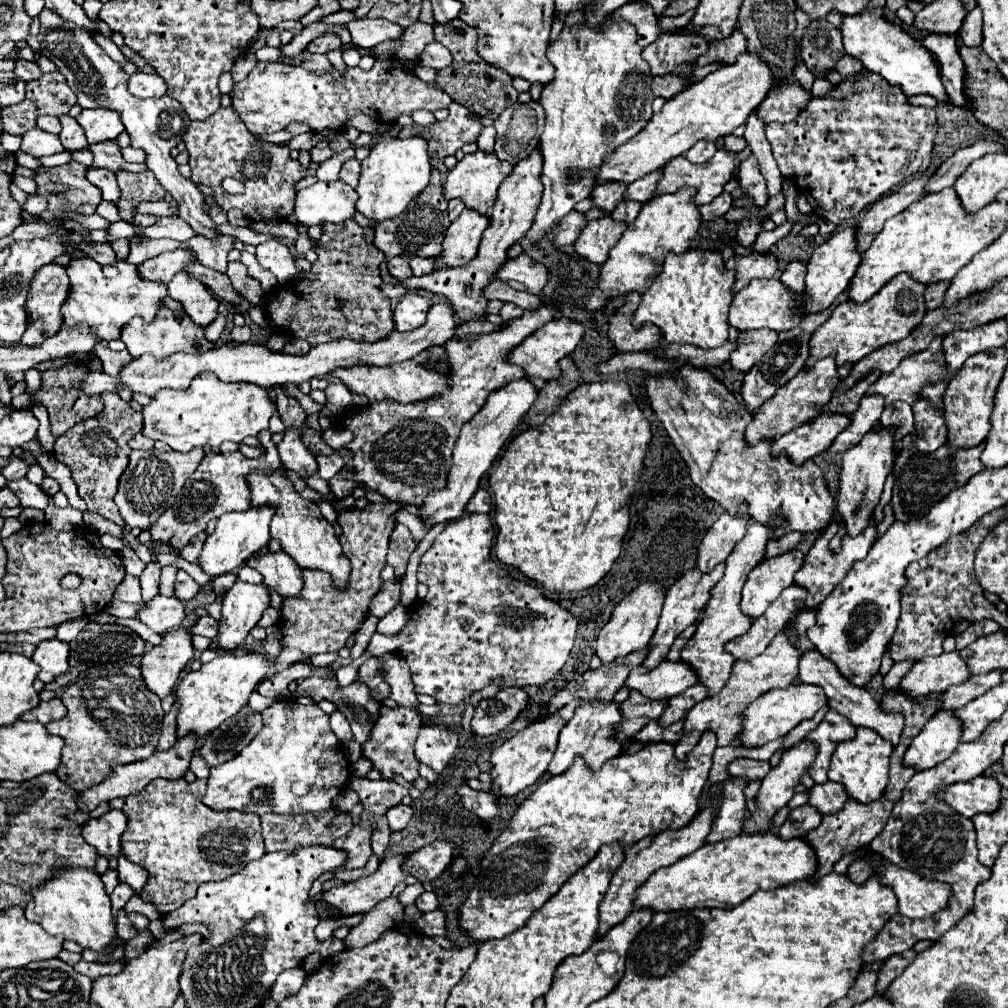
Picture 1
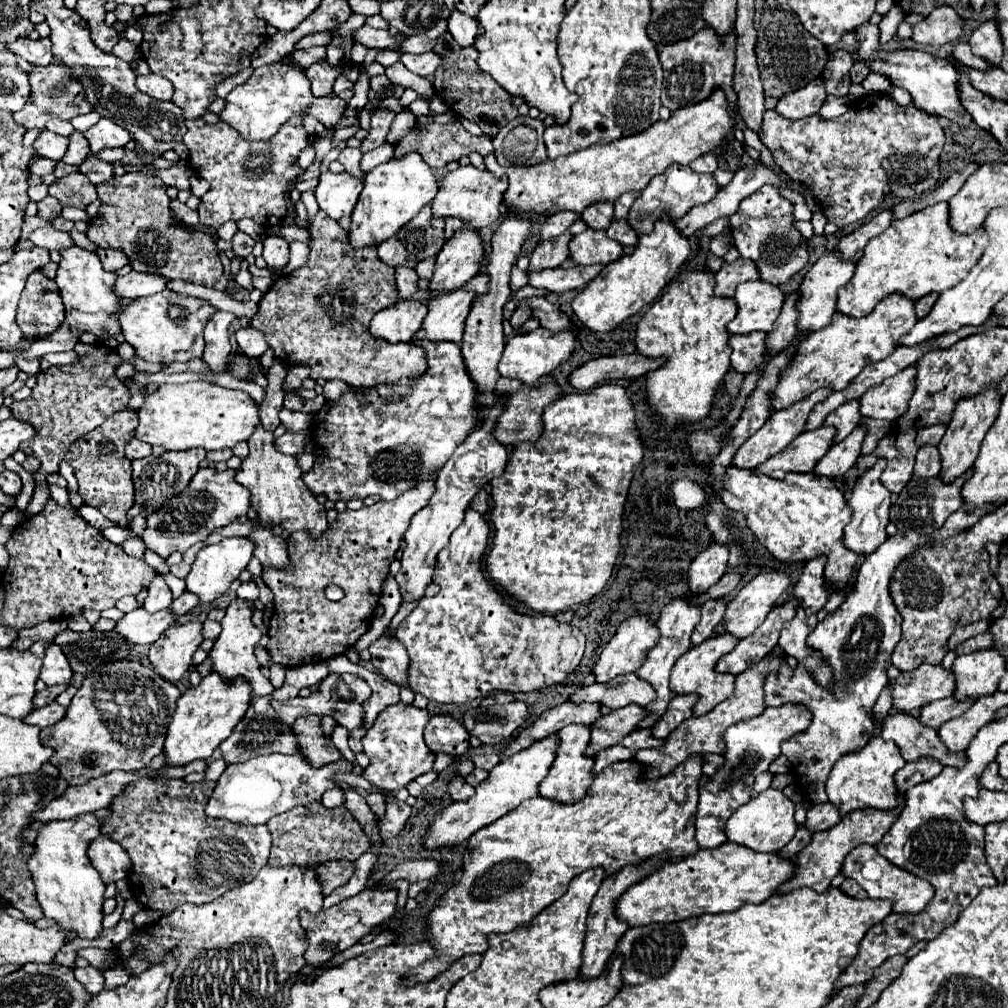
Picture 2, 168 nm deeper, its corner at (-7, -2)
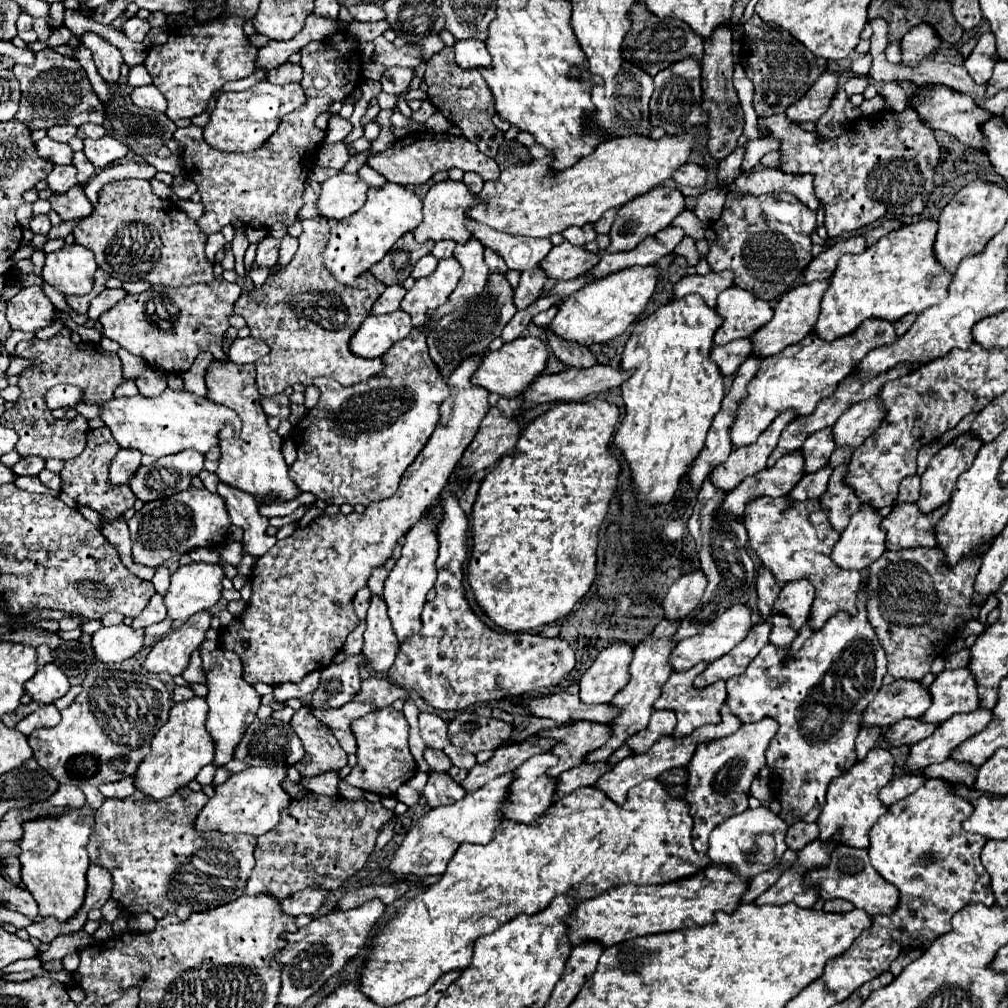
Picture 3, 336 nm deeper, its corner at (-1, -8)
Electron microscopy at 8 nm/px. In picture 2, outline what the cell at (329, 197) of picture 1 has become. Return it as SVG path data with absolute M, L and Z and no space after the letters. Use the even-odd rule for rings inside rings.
M329 151L321 159L319 167L319 185L315 189L315 199L319 209L325 211L331 219L339 219L343 215L351 215L359 193L363 191L363 179L355 179L347 173L329 171L329 163L335 159L337 151Z

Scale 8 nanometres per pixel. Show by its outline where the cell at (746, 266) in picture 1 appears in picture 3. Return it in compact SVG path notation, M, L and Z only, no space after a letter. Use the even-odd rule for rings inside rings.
M721 271L721 273L709 273L709 275L691 275L683 277L675 285L675 297L685 297L691 293L697 293L705 299L705 303L715 309L717 305L717 295L725 289L733 287L733 273L731 271Z

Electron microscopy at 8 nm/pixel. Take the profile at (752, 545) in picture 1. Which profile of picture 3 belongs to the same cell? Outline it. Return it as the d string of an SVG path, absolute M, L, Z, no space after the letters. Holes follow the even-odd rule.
M707 661L697 663L695 667L687 669L687 671L677 671L673 673L665 685L663 685L663 693L661 697L655 701L655 709L673 709L677 713L677 727L673 731L675 737L685 737L689 733L693 733L697 727L705 725L705 723L717 723L719 721L719 707L721 703L727 699L726 682L719 680L705 689L697 689L693 687L693 679L707 667Z

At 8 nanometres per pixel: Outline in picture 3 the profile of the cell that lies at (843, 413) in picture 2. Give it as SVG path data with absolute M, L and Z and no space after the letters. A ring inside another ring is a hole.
M825 427L825 429L809 435L805 439L805 443L801 445L801 449L805 453L805 473L821 469L829 461L831 453L835 451L833 427Z

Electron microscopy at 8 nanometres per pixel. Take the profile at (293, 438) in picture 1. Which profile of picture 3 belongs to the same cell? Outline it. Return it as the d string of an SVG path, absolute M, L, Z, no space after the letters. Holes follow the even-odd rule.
M281 393L279 397L263 397L261 399L261 405L263 405L263 411L267 417L279 417L279 419L289 419L289 397L285 393Z

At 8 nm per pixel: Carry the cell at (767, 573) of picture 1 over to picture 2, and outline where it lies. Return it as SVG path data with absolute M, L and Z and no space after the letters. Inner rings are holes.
M759 573L753 581L749 581L747 585L743 585L737 595L727 603L727 613L723 617L723 623L719 623L719 627L715 629L715 635L733 635L737 639L745 639L749 637L769 615L769 611L783 599L783 595L789 589L789 577L785 573Z

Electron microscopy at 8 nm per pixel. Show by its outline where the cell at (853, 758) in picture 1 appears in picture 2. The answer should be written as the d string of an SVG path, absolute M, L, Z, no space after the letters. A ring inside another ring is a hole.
M873 737L861 751L843 755L835 767L831 769L831 775L827 779L827 795L829 801L841 811L841 815L857 811L857 809L881 809L891 811L897 803L897 789L893 775L905 765L905 759L899 753L899 747L891 741L885 741L881 737Z

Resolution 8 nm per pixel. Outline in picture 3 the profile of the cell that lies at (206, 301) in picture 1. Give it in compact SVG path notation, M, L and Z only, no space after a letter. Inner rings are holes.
M199 353L195 363L191 365L189 371L185 371L183 375L183 381L185 381L185 389L191 391L191 393L197 393L197 395L207 395L207 385L205 385L205 377L207 377L207 371L213 363L213 355L211 353Z

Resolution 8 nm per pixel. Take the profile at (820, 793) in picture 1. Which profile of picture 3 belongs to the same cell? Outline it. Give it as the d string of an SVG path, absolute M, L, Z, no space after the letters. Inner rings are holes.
M797 821L797 823L793 823L793 825L789 827L789 833L787 833L785 841L787 841L787 847L789 847L789 849L799 851L799 849L803 849L809 841L813 841L813 839L817 839L817 837L819 837L819 827L817 827L815 823Z

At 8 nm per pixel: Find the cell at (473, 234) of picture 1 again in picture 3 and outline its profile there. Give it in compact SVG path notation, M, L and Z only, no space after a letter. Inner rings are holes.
M449 257L439 259L437 269L429 277L415 281L413 289L409 289L405 299L401 301L401 309L411 315L413 327L425 325L427 309L435 309L449 299L449 293L453 293L461 275L461 265L455 257Z

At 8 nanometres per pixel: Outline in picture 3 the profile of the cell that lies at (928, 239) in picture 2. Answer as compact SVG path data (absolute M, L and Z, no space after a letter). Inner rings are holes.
M923 219L887 233L859 255L843 255L837 263L837 273L831 279L829 291L825 291L821 301L821 315L813 331L823 339L833 341L853 333L869 317L897 321L907 313L921 313L927 307L941 303L949 295L953 273L935 257L935 233L937 221Z

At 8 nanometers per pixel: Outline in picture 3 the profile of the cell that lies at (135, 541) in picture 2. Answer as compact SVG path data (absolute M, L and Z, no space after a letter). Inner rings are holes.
M99 427L87 433L87 447L81 455L65 461L65 469L61 471L61 491L73 497L79 505L91 507L97 513L103 513L107 521L119 519L127 509L133 507L137 497L127 485L113 485L109 481L109 465L113 457L119 453L119 445L113 439L113 433L107 427Z

